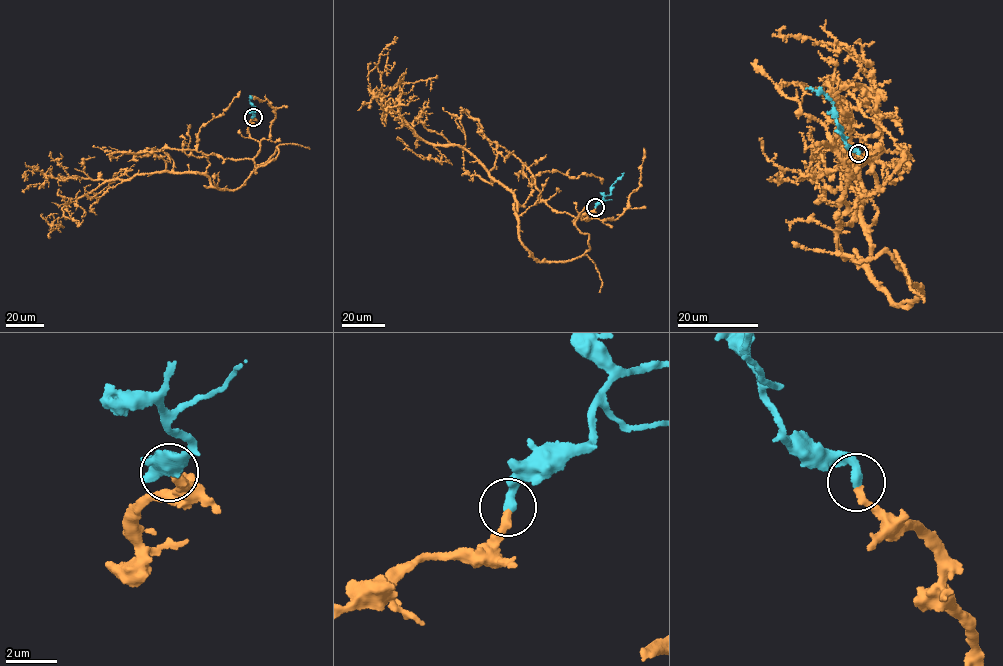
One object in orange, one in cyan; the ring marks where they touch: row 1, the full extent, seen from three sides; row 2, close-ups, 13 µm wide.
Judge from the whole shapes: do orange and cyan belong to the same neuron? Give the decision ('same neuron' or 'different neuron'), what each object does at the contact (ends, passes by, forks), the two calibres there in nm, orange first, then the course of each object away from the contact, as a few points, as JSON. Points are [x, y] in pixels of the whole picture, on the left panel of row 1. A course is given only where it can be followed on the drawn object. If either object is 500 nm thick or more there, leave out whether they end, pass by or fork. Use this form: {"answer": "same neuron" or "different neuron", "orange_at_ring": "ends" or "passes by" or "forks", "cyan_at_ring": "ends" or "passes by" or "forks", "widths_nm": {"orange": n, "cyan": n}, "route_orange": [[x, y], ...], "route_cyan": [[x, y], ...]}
{"answer": "same neuron", "orange_at_ring": "ends", "cyan_at_ring": "ends", "widths_nm": {"orange": 300, "cyan": 360}, "route_orange": [[253, 118], [252, 159], [166, 147], [139, 152], [165, 170], [129, 179], [26, 173]], "route_cyan": [[253, 117], [255, 108], [251, 98]]}

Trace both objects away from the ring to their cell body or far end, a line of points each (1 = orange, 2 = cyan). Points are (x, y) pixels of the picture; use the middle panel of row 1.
1: (595, 207), (587, 220), (551, 209), (484, 135), (488, 171), (419, 139), (380, 91), (396, 40)
2: (595, 207), (610, 195), (611, 186), (624, 173)

